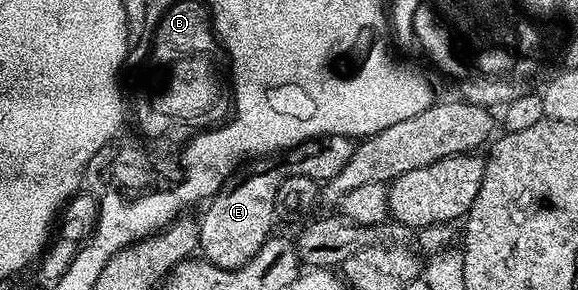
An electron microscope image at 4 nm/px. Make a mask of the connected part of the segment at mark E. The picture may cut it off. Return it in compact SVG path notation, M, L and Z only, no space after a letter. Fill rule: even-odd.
M320 136L317 140L313 140L307 144L299 144L296 148L289 148L287 152L283 153L282 158L273 159L271 162L273 164L268 164L265 168L256 168L253 172L248 172L243 176L243 174L237 175L235 179L231 181L227 186L220 189L215 196L212 197L210 203L207 205L208 208L204 212L204 217L199 217L198 223L200 225L200 246L199 251L202 253L203 259L209 260L212 264L215 264L217 268L240 268L246 262L250 262L250 258L254 258L254 254L258 254L258 250L263 244L268 241L268 237L273 235L274 228L272 228L272 219L277 219L278 213L276 210L276 199L278 198L278 186L282 186L282 182L287 178L287 176L309 176L314 178L318 182L327 182L333 180L334 177L340 173L342 166L346 166L346 162L350 162L350 157L354 154L356 149L357 141L352 138L337 138L334 136Z

